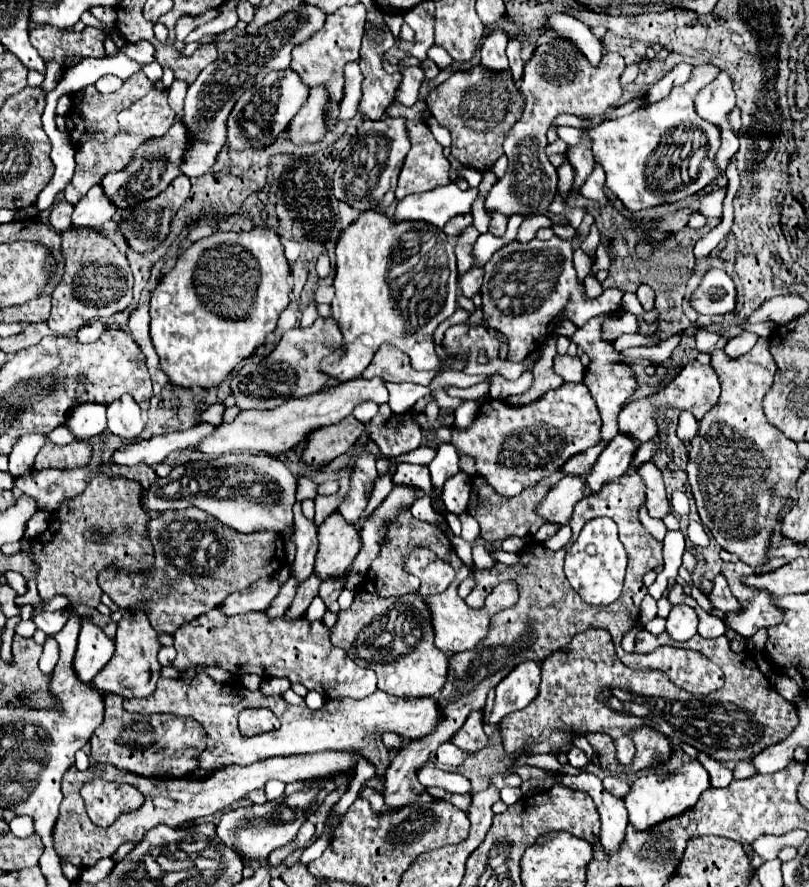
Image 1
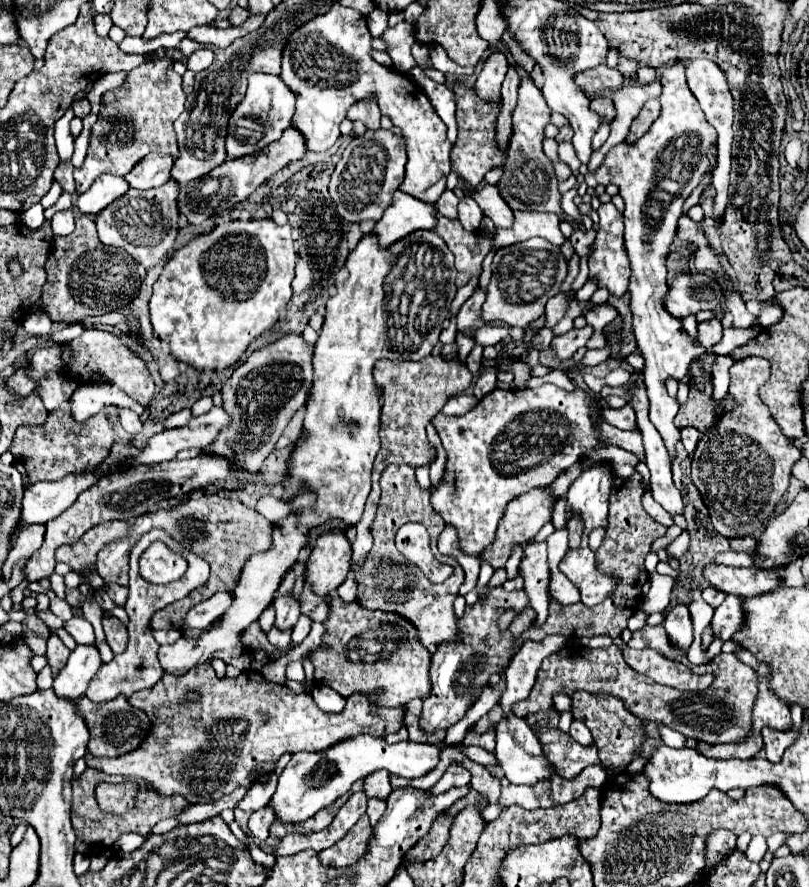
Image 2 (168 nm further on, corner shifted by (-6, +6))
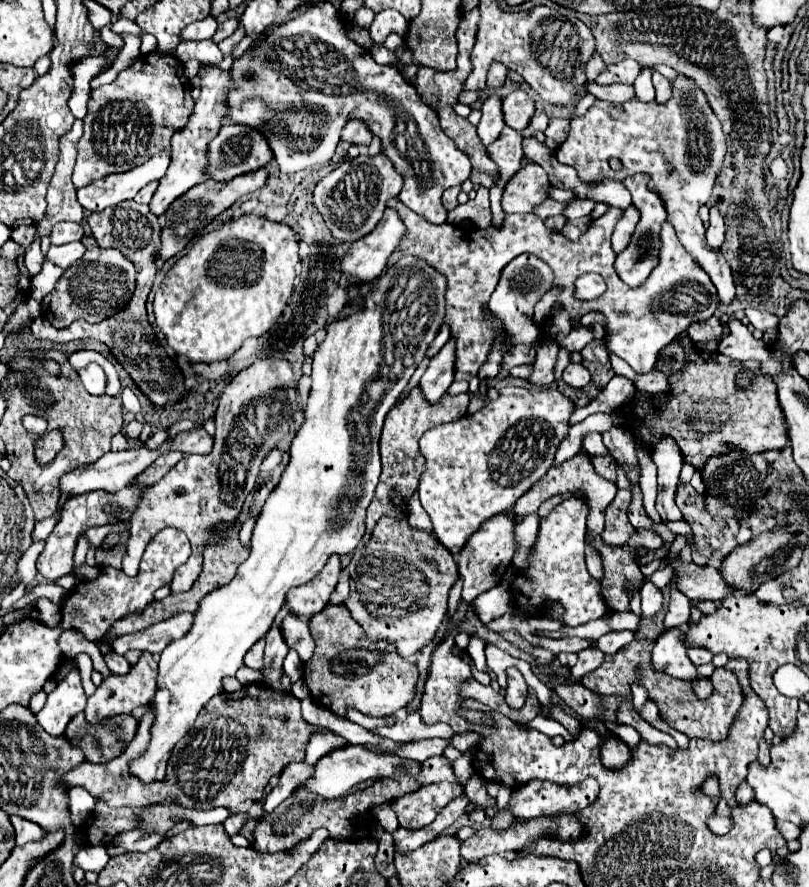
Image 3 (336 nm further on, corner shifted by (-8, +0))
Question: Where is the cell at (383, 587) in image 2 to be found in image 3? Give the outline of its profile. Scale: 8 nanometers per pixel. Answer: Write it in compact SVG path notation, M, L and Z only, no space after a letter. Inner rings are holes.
M381 517L371 539L353 551L349 563L349 597L343 605L373 641L393 643L403 659L409 659L427 643L447 615L447 595L459 579L451 553L433 533L411 529L407 519ZM431 563L437 563L433 569Z

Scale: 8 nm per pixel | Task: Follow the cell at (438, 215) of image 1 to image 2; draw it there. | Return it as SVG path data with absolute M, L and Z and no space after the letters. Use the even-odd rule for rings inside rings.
M397 191L391 205L375 225L375 233L383 247L391 245L417 229L433 229L437 225L437 203L417 201L403 191Z

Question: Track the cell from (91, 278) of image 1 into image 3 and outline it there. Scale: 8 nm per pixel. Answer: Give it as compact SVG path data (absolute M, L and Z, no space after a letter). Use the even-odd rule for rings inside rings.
M91 235L83 237L83 245L87 247L85 255L75 261L59 279L55 289L41 301L43 317L57 329L69 327L75 319L85 319L89 323L99 323L115 313L119 313L131 299L135 291L135 265L117 249L101 249L97 247Z

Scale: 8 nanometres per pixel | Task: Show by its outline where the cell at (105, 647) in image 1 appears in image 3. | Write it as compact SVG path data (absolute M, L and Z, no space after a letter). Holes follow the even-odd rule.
M71 671L57 687L47 695L45 707L35 715L37 723L49 735L63 735L67 723L73 715L83 713L87 703L87 695L81 685L79 671Z

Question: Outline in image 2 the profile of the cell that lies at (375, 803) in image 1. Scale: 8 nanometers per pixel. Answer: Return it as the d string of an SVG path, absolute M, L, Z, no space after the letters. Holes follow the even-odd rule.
M371 797L369 799L369 807L367 807L367 815L371 819L371 825L375 825L379 821L379 817L383 815L383 811L385 811L385 801Z

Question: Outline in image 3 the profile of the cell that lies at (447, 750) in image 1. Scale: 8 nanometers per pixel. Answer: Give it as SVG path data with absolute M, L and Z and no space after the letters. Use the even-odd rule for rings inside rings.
M431 783L427 787L419 787L417 791L395 799L395 803L391 803L391 809L399 819L399 827L419 829L429 825L437 817L437 813L461 793L463 789L457 783Z

